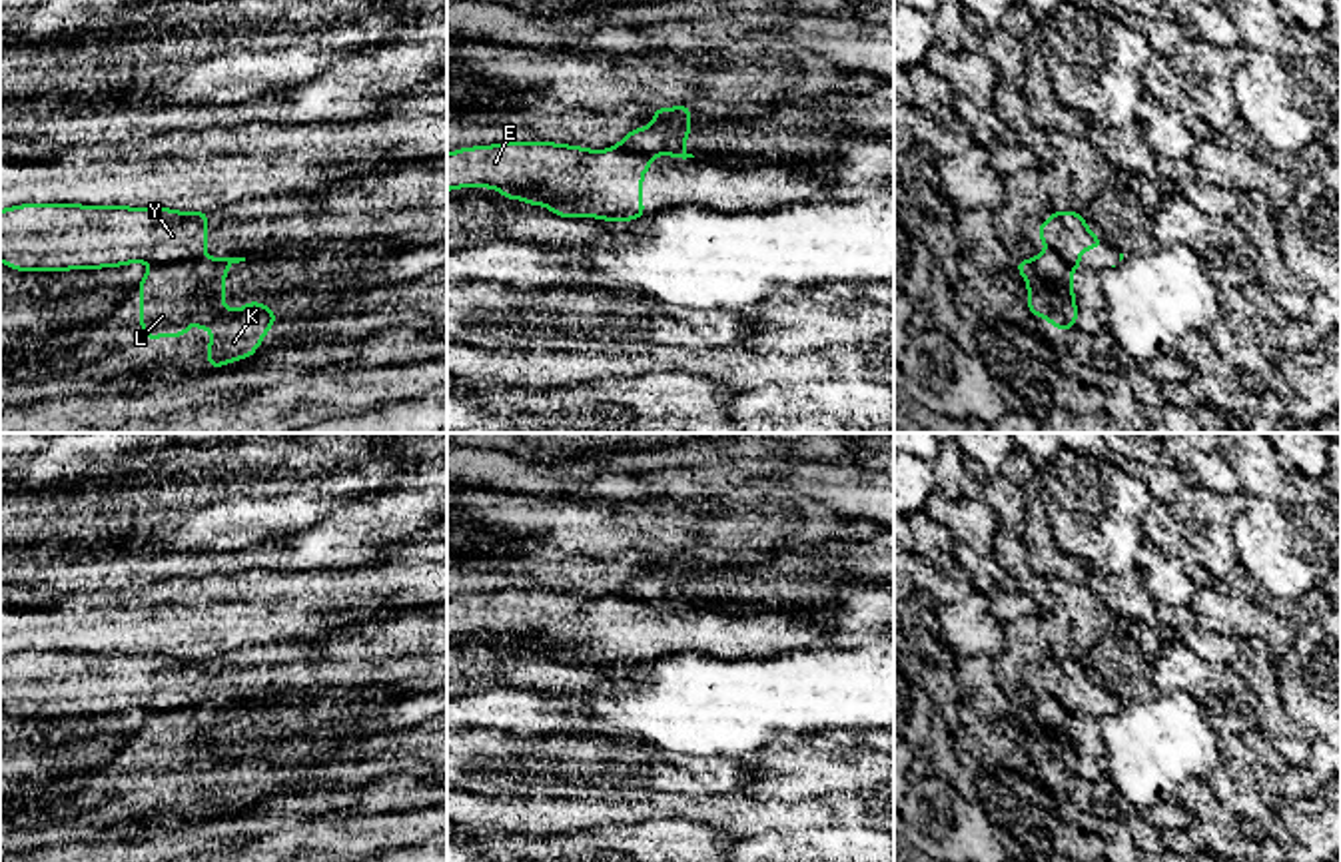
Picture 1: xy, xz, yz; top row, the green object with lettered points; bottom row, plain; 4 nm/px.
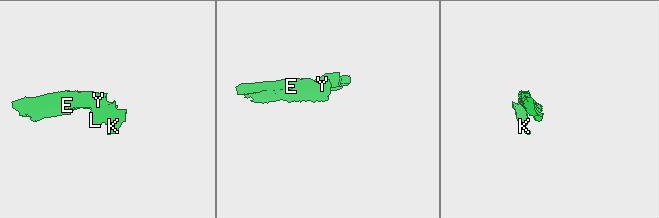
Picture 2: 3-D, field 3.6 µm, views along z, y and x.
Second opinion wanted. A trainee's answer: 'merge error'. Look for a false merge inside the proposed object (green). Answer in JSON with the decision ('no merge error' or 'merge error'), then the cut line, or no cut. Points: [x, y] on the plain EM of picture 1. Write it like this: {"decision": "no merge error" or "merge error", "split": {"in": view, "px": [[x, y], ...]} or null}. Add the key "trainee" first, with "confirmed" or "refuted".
{"trainee": "confirmed", "decision": "merge error", "split": {"in": "xy", "px": [[202, 703], [154, 715]]}}

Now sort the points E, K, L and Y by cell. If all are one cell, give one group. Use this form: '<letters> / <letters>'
E Y / K L

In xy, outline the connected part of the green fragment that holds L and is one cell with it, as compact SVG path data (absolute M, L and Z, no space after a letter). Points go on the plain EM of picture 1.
M200 704L180 710L166 710L148 716L148 720L138 730L140 736L140 774L148 788L156 784L186 784L188 772L194 770L198 776L210 776L214 784L208 788L208 810L210 816L233 810L237 806L251 804L259 790L263 788L267 776L279 766L269 752L247 748L241 756L225 756L225 716L233 710L245 708L245 704Z

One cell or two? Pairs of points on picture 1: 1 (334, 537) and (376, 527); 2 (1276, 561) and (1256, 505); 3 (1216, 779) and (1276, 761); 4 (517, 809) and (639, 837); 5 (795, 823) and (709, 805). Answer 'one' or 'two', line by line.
1: one
2: one
3: one
4: two
5: one

